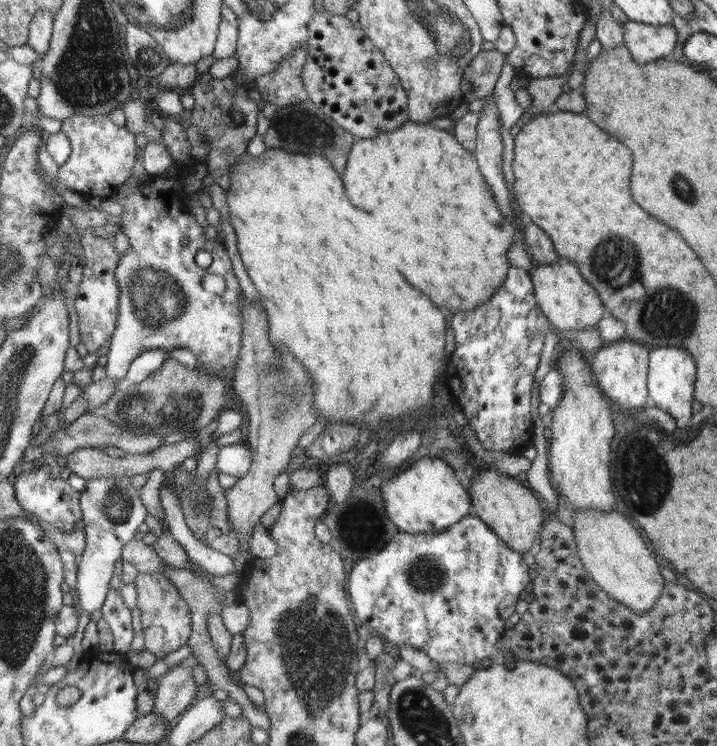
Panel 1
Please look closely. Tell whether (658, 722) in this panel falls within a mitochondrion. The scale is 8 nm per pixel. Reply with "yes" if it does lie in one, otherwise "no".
no

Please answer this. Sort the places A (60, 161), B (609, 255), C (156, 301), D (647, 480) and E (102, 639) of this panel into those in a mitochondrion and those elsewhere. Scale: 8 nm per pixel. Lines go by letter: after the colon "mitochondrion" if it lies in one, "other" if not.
A: other
B: mitochondrion
C: mitochondrion
D: mitochondrion
E: other

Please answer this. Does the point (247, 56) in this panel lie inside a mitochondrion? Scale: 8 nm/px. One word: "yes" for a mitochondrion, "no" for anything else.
no

